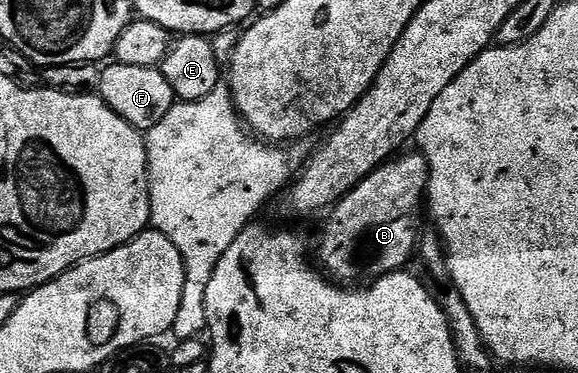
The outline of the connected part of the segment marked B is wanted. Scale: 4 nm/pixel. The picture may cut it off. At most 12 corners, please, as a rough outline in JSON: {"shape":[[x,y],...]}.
{"shape":[[400,154],[330,208],[322,270],[343,285],[416,254],[427,159]]}

